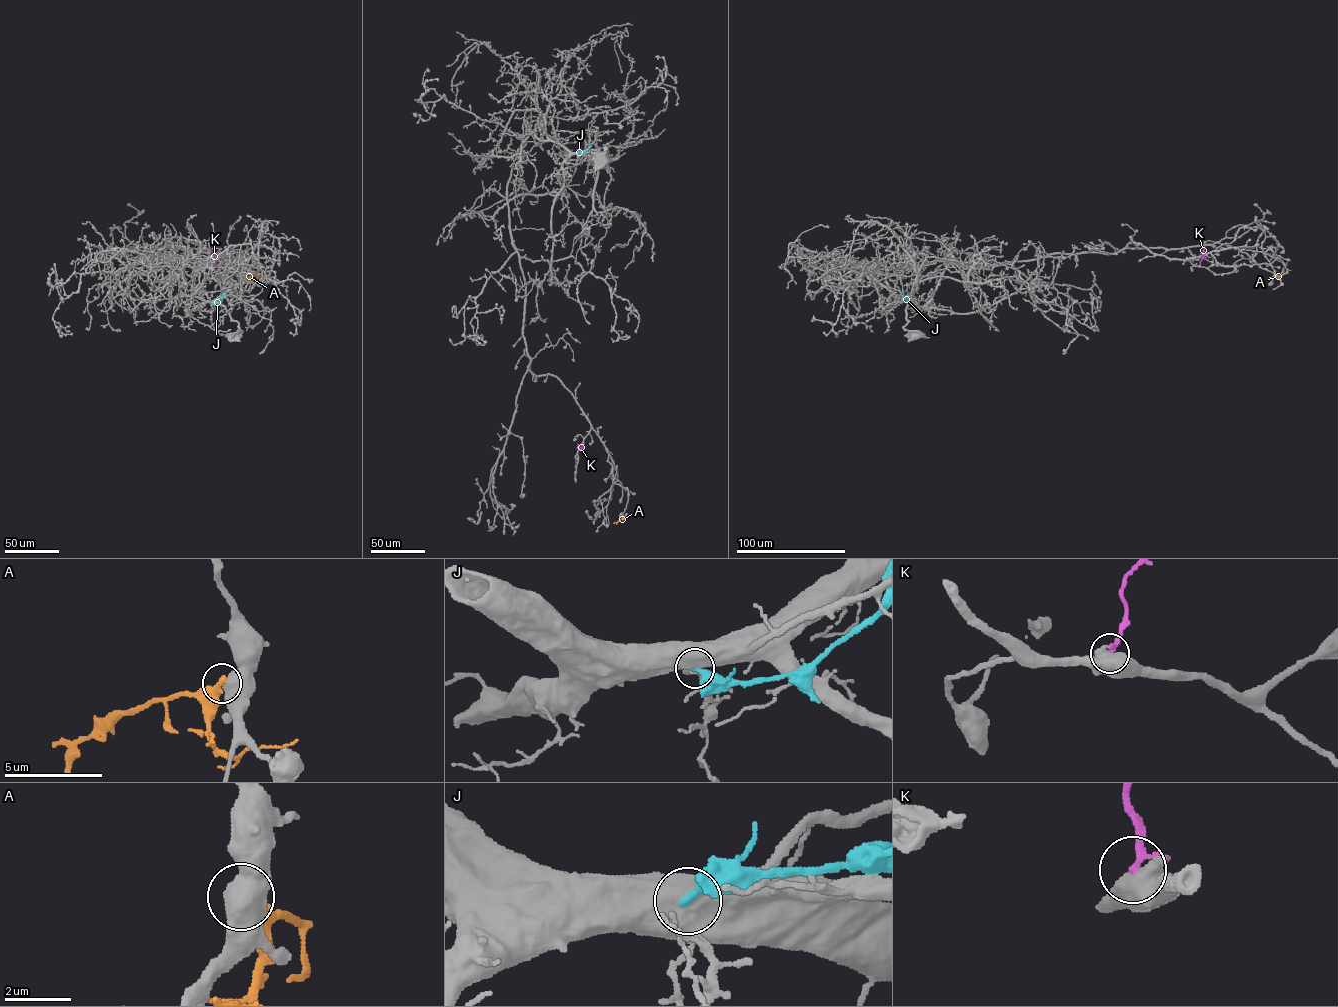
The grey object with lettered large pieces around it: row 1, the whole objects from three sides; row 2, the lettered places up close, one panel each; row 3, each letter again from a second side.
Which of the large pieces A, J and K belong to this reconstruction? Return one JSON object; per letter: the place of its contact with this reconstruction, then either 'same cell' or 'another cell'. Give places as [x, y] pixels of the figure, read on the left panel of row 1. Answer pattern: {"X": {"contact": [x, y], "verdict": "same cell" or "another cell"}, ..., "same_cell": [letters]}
{"A": {"contact": [257, 274], "verdict": "another cell"}, "J": {"contact": [211, 302], "verdict": "another cell"}, "K": {"contact": [216, 265], "verdict": "another cell"}, "same_cell": []}

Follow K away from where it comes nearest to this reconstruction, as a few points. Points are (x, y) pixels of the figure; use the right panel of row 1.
K: (1199, 266), (1204, 248)

